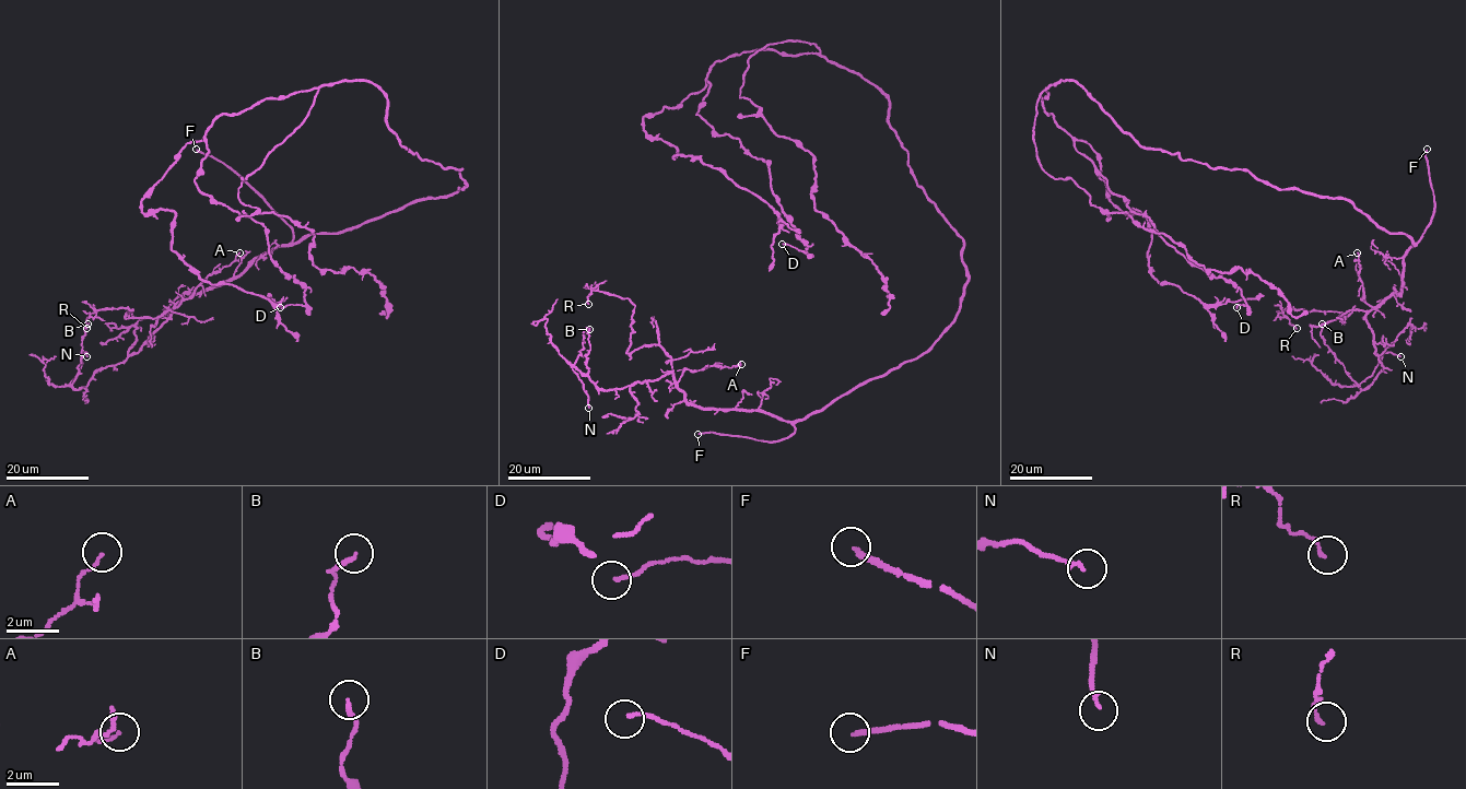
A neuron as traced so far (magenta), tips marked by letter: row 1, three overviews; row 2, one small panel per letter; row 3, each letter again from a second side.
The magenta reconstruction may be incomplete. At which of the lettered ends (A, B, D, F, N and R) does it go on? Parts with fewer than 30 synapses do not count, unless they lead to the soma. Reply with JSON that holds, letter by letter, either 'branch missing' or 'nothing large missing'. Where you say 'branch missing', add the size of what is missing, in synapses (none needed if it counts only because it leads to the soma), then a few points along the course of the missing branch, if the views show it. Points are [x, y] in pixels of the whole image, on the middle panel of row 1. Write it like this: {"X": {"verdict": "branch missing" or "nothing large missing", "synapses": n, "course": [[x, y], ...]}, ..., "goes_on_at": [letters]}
{"A": {"verdict": "nothing large missing"}, "B": {"verdict": "nothing large missing"}, "D": {"verdict": "nothing large missing"}, "F": {"verdict": "branch missing", "course": [[698, 434], [659, 440], [654, 436], [659, 427], [647, 439], [634, 442]]}, "N": {"verdict": "nothing large missing"}, "R": {"verdict": "nothing large missing"}, "goes_on_at": ["F"]}

